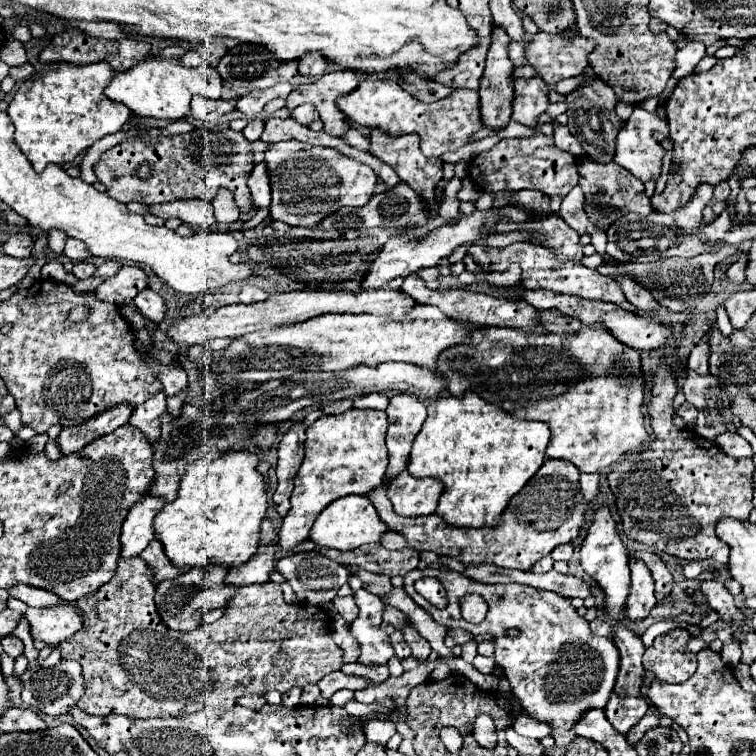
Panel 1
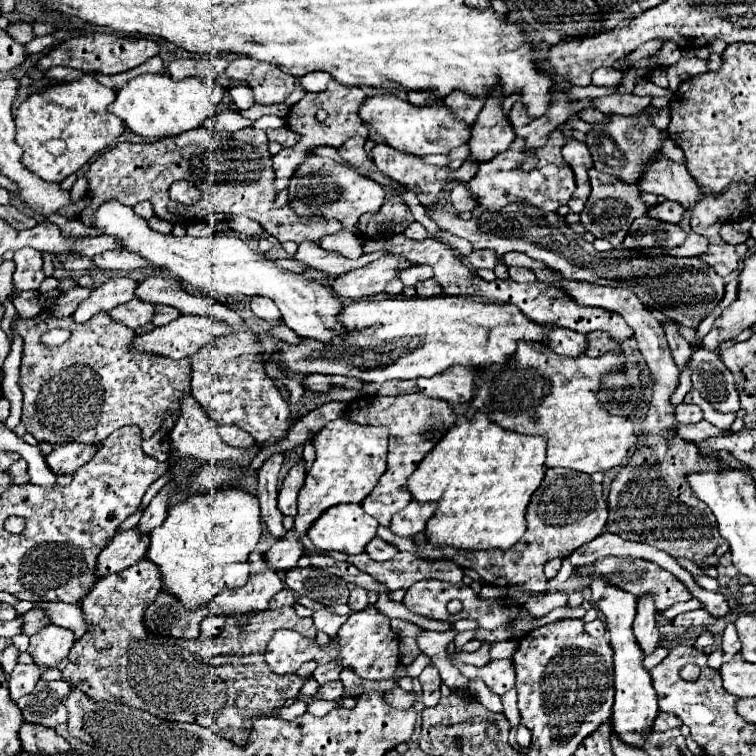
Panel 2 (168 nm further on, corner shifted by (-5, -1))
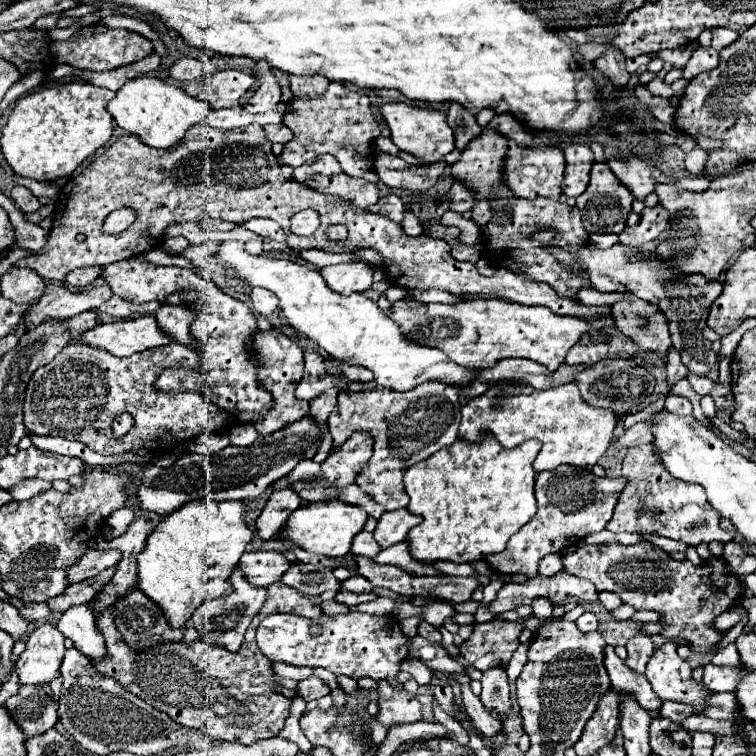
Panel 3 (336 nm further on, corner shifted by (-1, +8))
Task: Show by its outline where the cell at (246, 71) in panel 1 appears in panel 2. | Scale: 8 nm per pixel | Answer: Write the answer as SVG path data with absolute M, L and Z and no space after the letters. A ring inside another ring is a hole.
M248 57L234 59L228 65L226 75L230 79L248 83L254 91L256 103L260 103L260 105L282 103L292 93L292 89L296 87L296 77L286 75L284 71L280 71L272 63L254 61Z

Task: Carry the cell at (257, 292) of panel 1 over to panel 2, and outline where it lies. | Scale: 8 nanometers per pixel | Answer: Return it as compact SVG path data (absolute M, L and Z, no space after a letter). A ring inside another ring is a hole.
M254 297L252 303L250 303L250 309L254 311L256 317L260 317L264 321L276 321L276 319L280 319L280 311L278 311L278 307L270 299Z

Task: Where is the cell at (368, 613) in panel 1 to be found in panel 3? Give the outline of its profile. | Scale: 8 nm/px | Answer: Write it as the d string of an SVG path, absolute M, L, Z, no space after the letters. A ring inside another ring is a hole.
M346 612L346 614L318 616L318 618L304 618L296 614L272 614L272 616L266 616L256 630L258 648L270 662L284 662L292 666L310 666L310 668L322 666L332 674L346 674L354 680L368 676L374 680L388 680L394 686L398 686L394 676L400 672L400 662L408 656L408 640L402 640L402 638L404 634L392 616L372 616L366 612ZM316 624L320 626L322 632L314 636L310 630Z

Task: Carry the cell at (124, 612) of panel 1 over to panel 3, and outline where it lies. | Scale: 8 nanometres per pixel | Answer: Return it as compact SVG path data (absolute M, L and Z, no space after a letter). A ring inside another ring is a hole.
M116 604L96 614L96 628L104 634L108 646L108 658L100 658L100 662L92 662L92 658L88 658L98 674L114 678L156 710L166 712L174 722L226 742L252 744L280 732L291 700L274 692L274 688L280 686L276 672L272 670L272 662L260 654L256 640L246 642L244 636L238 652L206 644L202 638L188 642L188 646L180 640L158 642L148 650L132 650L120 638L120 630L116 630L112 618L114 608Z

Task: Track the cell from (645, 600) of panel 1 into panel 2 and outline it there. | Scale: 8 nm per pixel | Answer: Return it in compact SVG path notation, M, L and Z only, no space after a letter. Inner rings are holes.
M652 595L638 599L638 615L634 619L634 637L644 655L650 655L660 643L660 631L656 629L656 609Z

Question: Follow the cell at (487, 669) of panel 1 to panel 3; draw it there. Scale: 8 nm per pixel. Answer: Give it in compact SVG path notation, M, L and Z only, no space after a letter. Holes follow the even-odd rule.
M492 668L486 670L480 678L482 682L482 694L480 700L486 710L496 708L500 714L508 714L510 710L510 688L508 688L508 676L504 668Z

